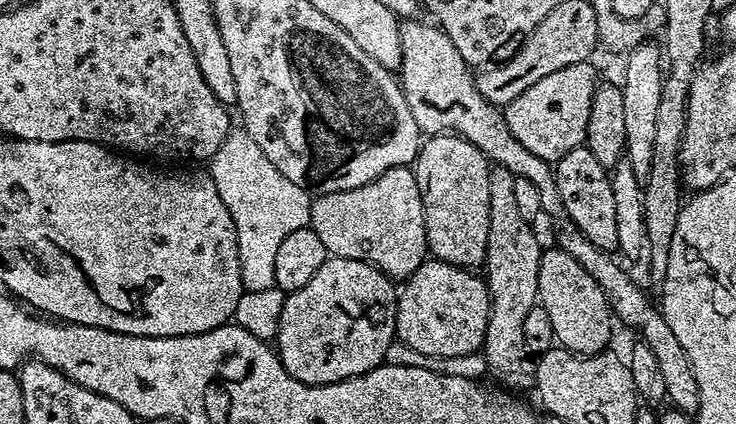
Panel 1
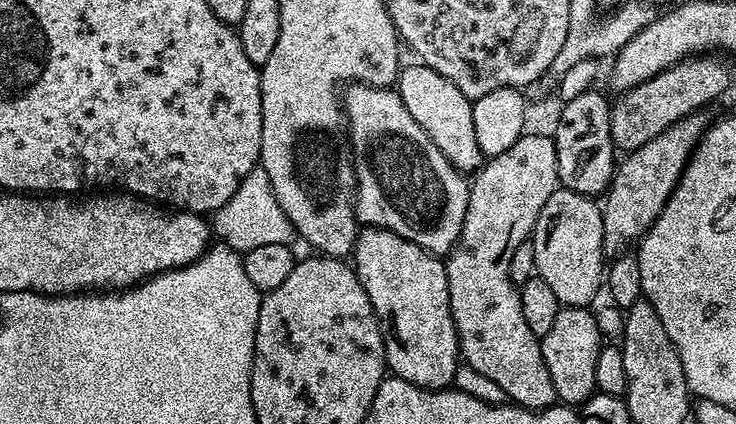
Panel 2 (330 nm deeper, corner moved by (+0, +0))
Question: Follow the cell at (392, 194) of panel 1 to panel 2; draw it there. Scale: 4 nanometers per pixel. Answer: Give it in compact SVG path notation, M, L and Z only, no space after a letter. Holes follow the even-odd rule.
M371 226L361 227L357 231L356 247L352 249L350 260L355 267L356 277L362 282L374 306L376 317L380 319L387 371L419 388L435 390L449 387L455 381L452 379L456 376L456 363L459 365L462 357L450 310L448 270L445 261L390 230Z

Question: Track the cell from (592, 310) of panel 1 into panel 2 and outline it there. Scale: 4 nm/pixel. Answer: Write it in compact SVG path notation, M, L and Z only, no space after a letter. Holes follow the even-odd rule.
M560 186L550 198L546 198L546 206L542 206L542 214L538 214L536 224L532 228L531 241L534 246L534 262L539 276L554 290L554 298L565 308L588 308L591 300L602 292L602 281L606 276L606 257L602 246L602 208L593 197L583 196L574 190Z

